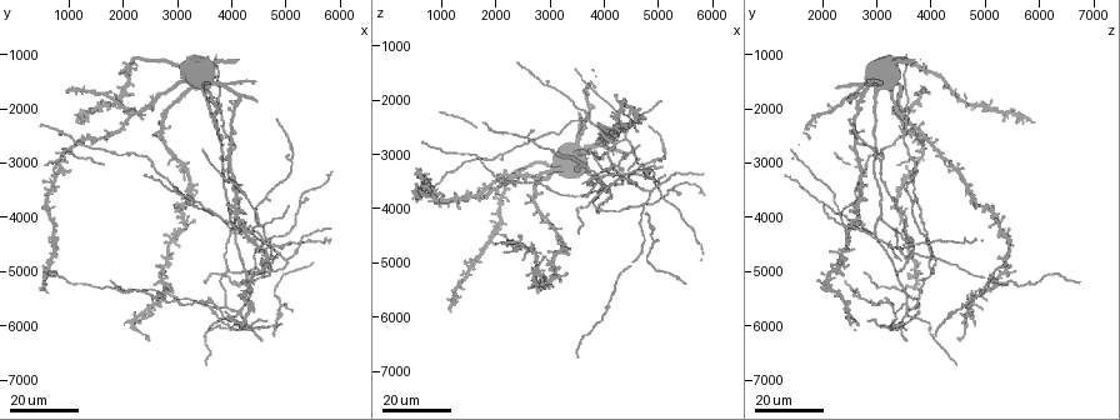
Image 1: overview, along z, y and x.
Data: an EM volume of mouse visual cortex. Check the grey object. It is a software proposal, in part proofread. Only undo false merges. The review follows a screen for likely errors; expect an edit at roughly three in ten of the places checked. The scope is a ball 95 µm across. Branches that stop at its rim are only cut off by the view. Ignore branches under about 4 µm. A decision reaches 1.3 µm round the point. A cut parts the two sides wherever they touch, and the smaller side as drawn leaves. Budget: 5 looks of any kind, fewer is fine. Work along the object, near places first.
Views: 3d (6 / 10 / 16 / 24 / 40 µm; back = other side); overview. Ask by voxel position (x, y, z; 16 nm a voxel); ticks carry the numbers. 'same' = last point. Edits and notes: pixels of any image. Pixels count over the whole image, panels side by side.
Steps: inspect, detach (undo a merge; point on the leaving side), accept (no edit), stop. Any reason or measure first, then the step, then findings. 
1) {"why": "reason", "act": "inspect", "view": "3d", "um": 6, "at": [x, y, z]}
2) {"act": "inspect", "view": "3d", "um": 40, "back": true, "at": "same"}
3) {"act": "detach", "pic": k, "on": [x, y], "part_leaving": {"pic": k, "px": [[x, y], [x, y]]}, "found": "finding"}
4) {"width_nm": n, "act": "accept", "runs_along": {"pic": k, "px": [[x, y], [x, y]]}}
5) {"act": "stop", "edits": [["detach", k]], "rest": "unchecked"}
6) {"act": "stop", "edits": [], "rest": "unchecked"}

{"act": "inspect", "view": "3d", "um": 24, "at": [3550, 1600, 2700]}

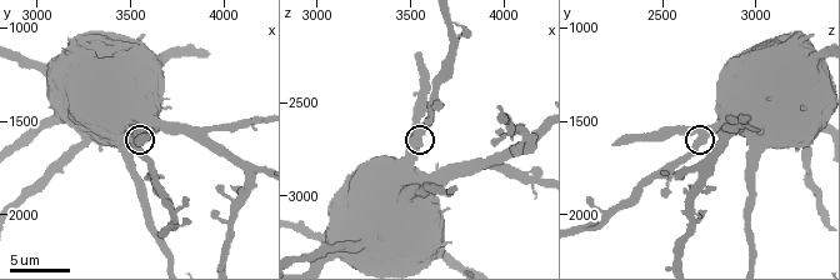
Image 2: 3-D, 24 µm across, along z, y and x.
{"why": "closer look", "act": "inspect", "view": "3d", "um": 10, "at": "same"}

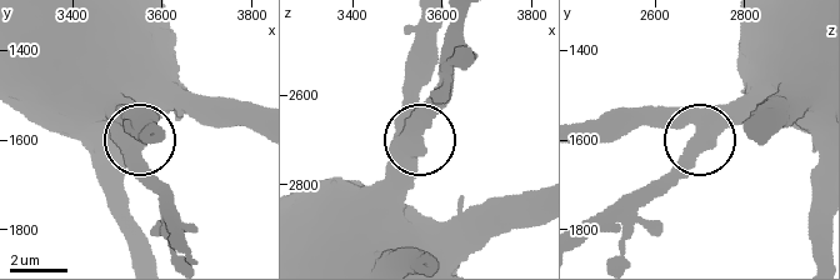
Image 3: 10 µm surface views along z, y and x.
{"act": "accept", "runs_along": {"pic": 3, "px": [[306, 254], [414, 146], [414, 49]]}, "found": "continuous, no second neuron"}

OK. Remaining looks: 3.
{"why": "four or more arms meet", "act": "inspect", "view": "3d", "um": 16, "at": [850, 2900, 3750]}

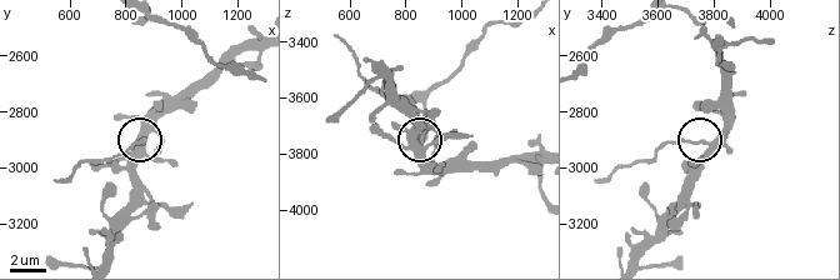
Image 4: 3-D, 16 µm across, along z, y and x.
{"act": "inspect", "view": "3d", "um": 6, "at": [840, 2950, 3780]}

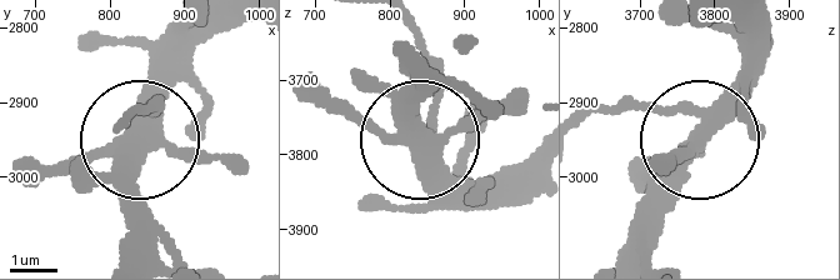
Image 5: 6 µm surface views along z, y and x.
{"act": "inspect", "view": "3d", "um": 6, "back": true, "at": [840, 2945, 3780]}

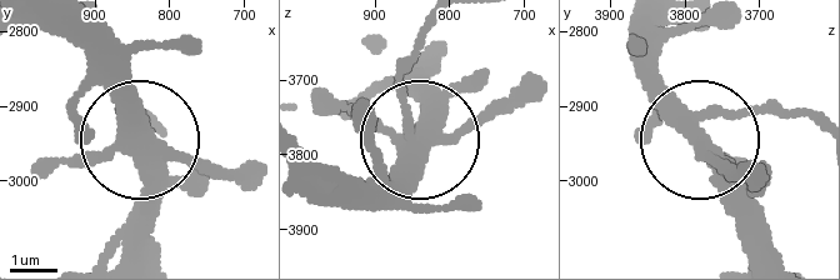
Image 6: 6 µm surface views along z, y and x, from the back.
{"width_nm": 410, "act": "accept", "found": "continuous, no second neuron"}

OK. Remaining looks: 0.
{"act": "stop", "edits": [], "rest": "unchecked"}

